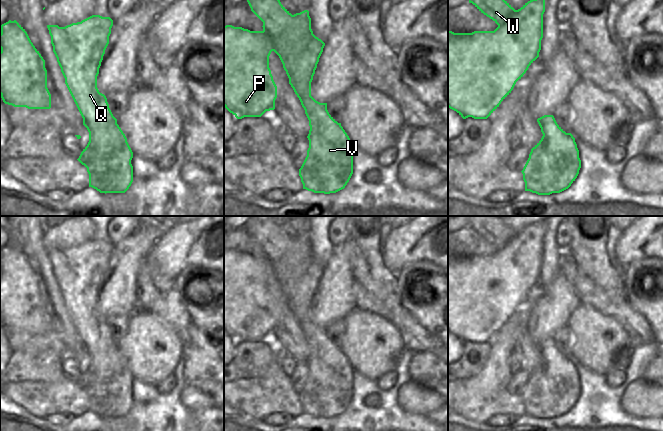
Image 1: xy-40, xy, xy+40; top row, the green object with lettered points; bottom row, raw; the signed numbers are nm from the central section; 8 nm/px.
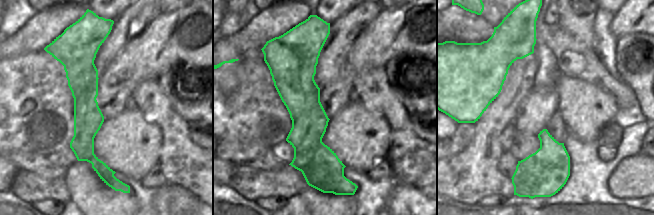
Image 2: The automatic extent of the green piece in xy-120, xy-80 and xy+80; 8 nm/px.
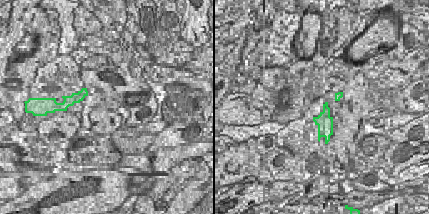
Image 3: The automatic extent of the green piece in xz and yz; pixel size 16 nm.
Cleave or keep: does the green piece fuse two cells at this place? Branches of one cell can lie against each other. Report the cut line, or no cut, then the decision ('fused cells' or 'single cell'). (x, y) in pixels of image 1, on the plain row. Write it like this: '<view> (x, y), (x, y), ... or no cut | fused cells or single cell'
xy (311, 253), (308, 267), (297, 278), (287, 280), (286, 295) | fused cells

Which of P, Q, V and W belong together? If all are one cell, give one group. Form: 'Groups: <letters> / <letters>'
Groups: P W / Q V

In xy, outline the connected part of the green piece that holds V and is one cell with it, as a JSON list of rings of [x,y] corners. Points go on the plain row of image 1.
[[[311,254],[307,270],[298,279],[288,279],[286,298],[289,308],[299,322],[309,344],[309,372],[307,380],[299,393],[303,413],[314,417],[336,417],[345,412],[353,398],[353,368],[341,350],[328,336],[327,327],[320,327],[311,320],[311,306],[323,276],[325,267]]]

